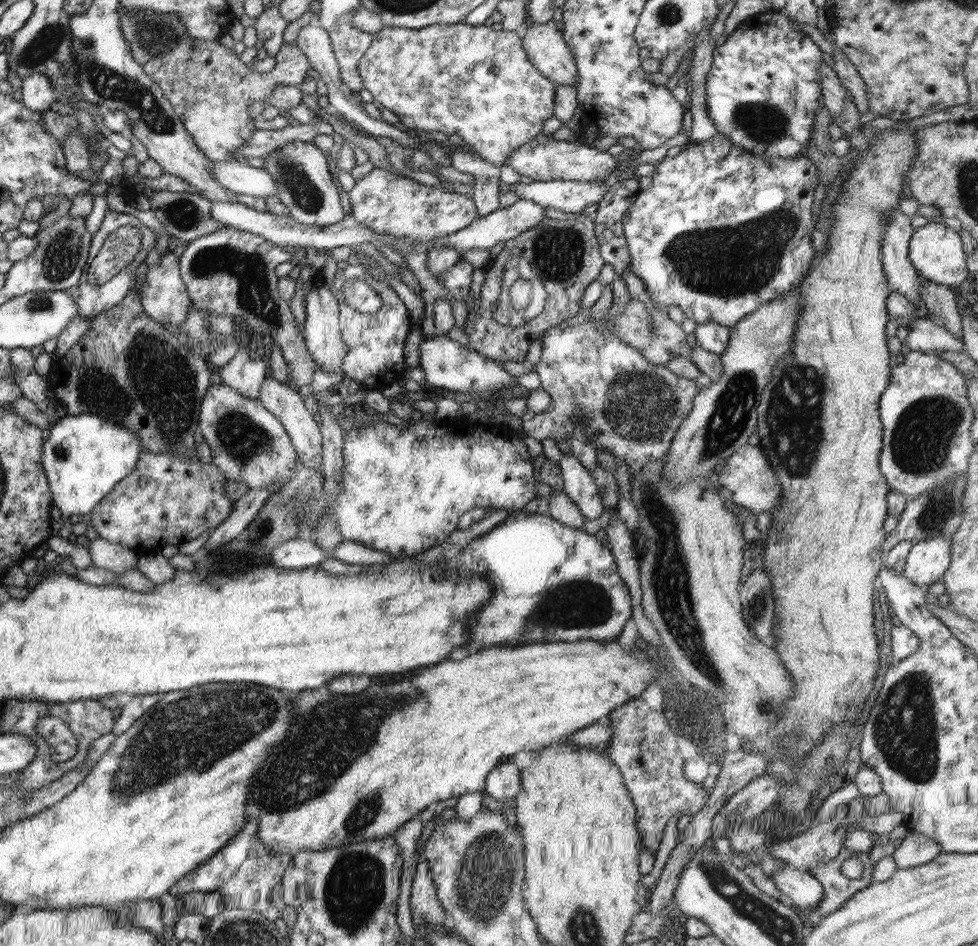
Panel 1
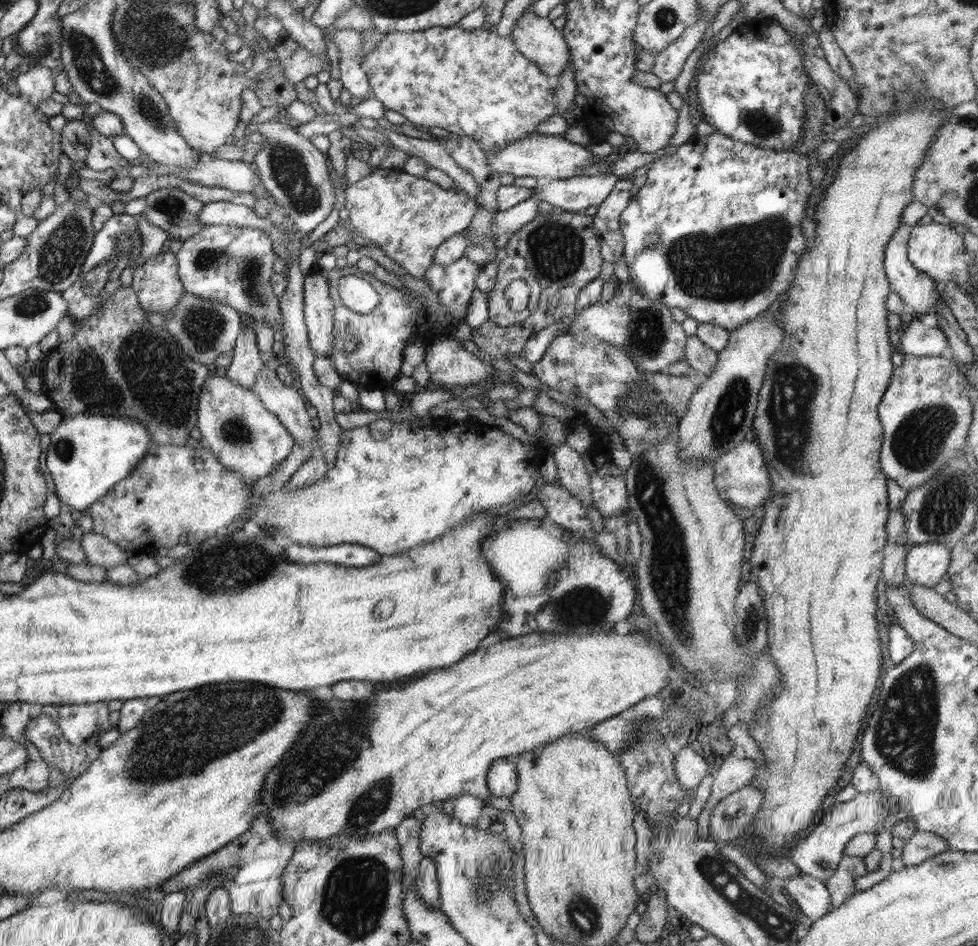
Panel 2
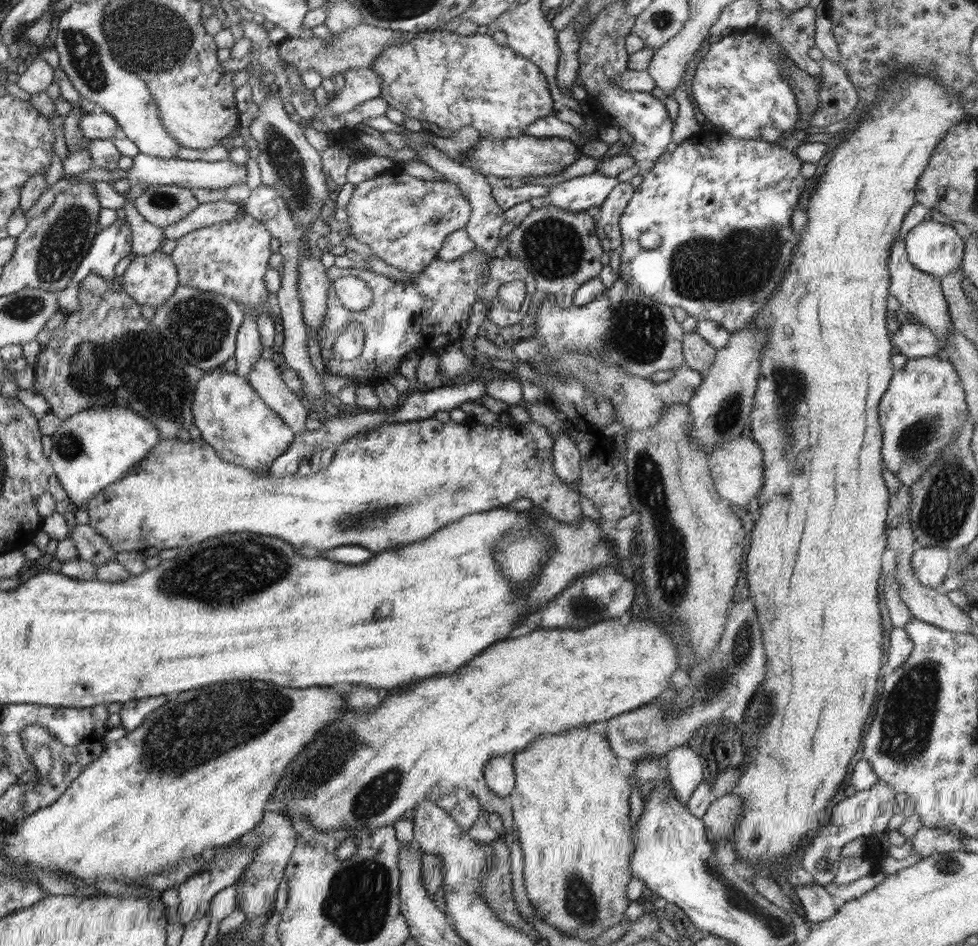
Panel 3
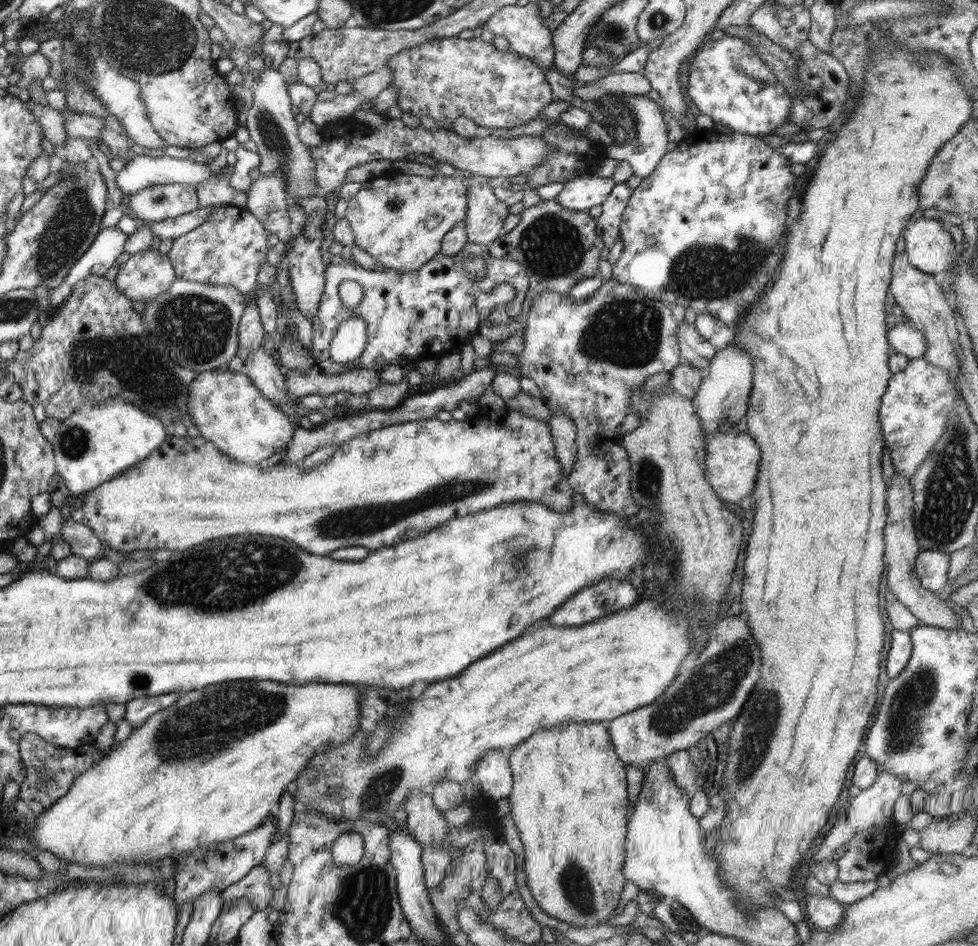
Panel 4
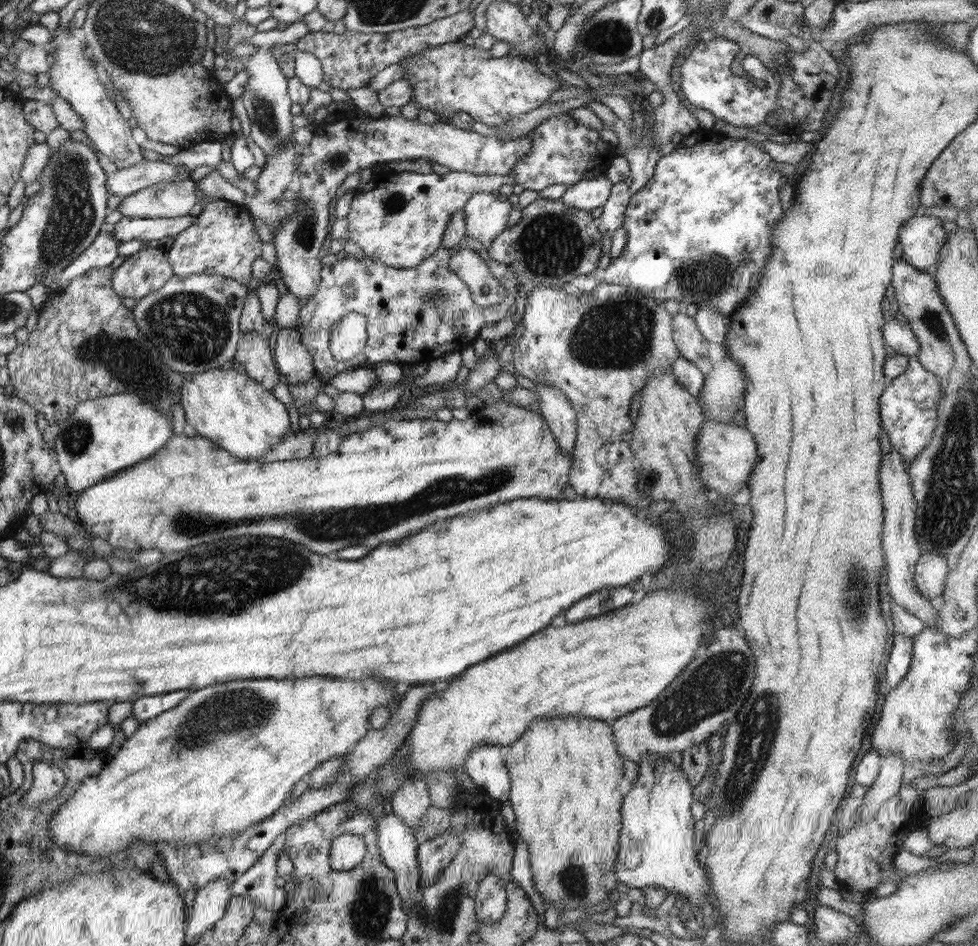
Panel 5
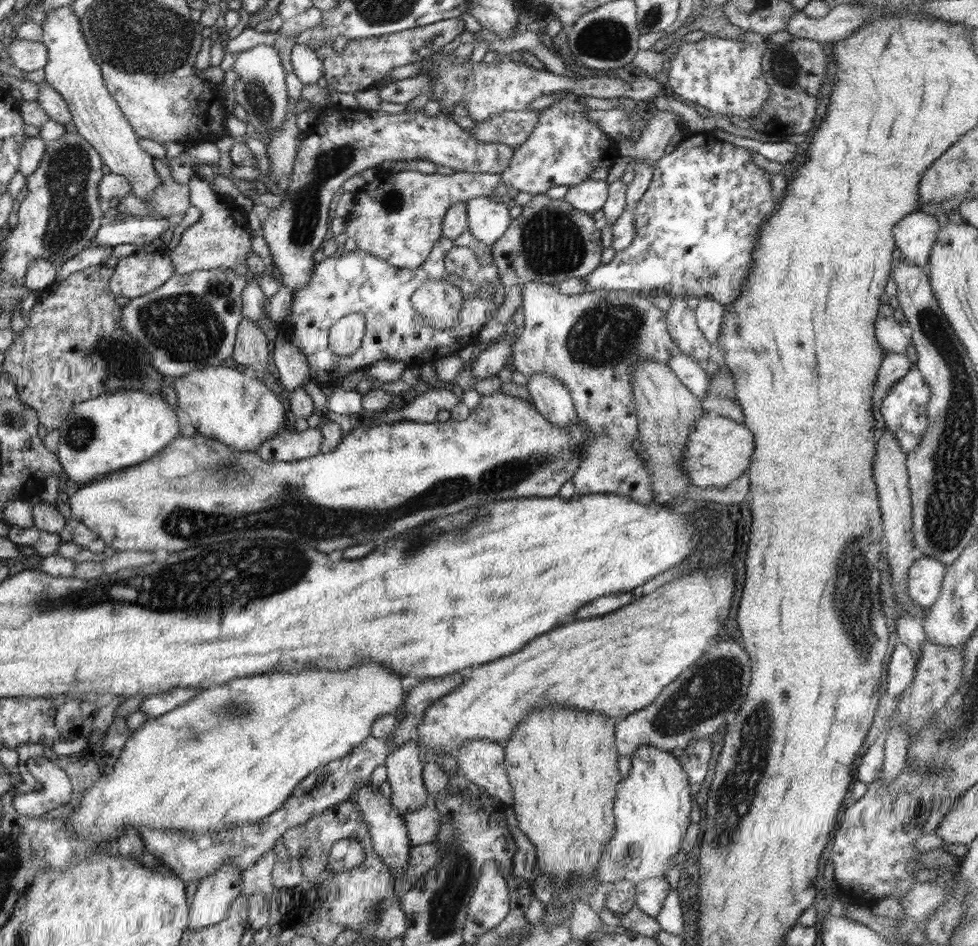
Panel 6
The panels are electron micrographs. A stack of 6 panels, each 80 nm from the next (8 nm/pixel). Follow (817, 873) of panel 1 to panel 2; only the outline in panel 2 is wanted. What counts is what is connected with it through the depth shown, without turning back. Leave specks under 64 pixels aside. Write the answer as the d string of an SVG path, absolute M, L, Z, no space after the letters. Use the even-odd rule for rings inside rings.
M842 855L832 876L823 880L832 898L832 909L840 907L850 896L854 895L855 878L865 873L866 867L862 858Z

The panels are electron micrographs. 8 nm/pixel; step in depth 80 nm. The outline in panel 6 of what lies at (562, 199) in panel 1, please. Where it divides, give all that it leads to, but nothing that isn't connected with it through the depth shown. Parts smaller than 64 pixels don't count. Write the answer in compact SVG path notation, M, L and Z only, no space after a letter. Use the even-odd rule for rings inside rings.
M587 180L578 186L569 187L563 199L576 210L592 215L604 206L608 195L607 181Z

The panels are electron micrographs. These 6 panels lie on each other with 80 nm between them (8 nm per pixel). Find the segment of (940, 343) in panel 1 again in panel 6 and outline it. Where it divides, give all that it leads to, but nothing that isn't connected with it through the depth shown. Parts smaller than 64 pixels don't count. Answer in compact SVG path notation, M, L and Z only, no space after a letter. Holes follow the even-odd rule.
M878 316L875 329L877 330L876 340L885 353L907 355L908 350L913 348L910 335L904 332L902 324L896 322L893 318Z

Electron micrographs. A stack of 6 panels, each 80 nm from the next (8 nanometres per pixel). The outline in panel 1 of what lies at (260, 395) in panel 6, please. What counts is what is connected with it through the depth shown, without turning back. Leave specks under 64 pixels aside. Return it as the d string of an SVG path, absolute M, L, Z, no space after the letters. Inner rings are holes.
M222 382L210 386L203 398L200 433L211 448L211 462L223 470L227 480L246 482L249 490L279 492L295 477L300 465L291 437L280 420L259 398L246 398Z

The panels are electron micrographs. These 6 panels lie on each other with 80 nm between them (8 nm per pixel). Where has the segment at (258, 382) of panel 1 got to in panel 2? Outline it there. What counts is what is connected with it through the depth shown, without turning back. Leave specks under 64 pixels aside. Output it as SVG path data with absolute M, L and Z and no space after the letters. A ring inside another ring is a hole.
M254 326L242 328L232 354L234 360L226 369L227 377L251 389L259 372L265 369L266 358L259 354Z

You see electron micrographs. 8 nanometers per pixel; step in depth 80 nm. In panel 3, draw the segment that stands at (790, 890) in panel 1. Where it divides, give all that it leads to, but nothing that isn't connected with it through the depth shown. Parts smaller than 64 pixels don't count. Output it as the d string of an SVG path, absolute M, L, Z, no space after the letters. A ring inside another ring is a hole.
M800 885L795 887L796 896L806 919L814 924L824 922L836 914L840 903L827 892L825 885Z

